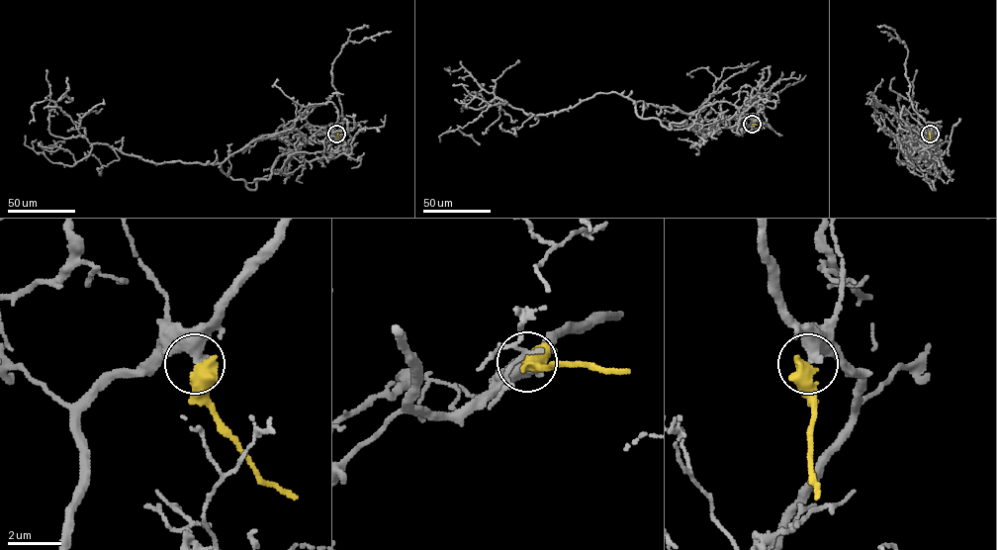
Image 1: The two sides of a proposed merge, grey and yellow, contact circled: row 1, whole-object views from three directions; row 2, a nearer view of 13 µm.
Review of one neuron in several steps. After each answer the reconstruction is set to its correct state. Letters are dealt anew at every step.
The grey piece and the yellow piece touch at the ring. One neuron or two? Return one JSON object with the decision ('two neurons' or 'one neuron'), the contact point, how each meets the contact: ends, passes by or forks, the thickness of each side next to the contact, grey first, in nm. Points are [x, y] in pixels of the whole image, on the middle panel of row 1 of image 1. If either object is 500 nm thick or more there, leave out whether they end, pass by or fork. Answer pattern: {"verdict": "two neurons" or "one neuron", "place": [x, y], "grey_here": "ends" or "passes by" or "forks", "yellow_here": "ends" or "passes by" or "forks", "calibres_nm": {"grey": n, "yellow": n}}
{"verdict": "two neurons", "place": [752, 124], "calibres_nm": {"grey": 500, "yellow": 600}}

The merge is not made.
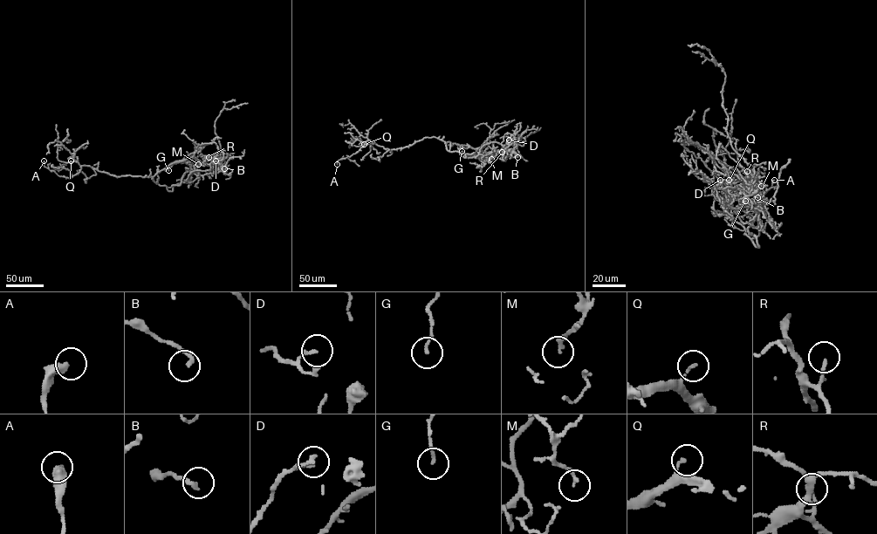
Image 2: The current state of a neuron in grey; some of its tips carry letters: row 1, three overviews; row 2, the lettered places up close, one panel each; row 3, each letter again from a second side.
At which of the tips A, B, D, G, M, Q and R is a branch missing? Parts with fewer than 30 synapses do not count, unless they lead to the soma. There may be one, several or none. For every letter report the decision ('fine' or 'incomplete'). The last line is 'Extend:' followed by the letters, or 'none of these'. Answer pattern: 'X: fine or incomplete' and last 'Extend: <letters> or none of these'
A: fine
B: fine
D: fine
G: fine
M: fine
Q: fine
R: fine
Extend: none of these

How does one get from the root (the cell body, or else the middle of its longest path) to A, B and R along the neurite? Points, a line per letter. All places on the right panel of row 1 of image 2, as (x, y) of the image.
A: (731, 194), (724, 214), (714, 215), (737, 208), (741, 197), (729, 189), (729, 215), (751, 214), (774, 180)
B: (731, 194), (733, 182), (743, 177), (756, 184), (762, 200), (757, 211), (743, 205), (750, 194), (757, 197)
R: (731, 194), (731, 185), (741, 177), (751, 181), (759, 194), (749, 188), (745, 181), (747, 171)

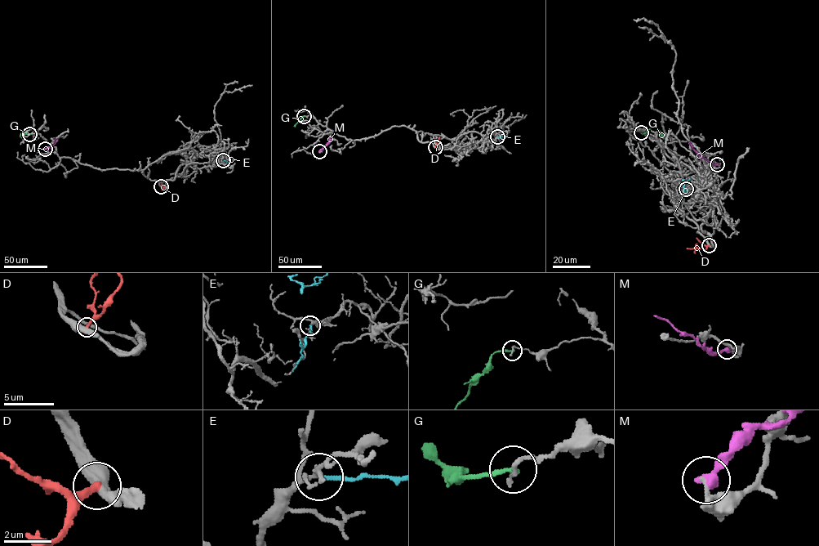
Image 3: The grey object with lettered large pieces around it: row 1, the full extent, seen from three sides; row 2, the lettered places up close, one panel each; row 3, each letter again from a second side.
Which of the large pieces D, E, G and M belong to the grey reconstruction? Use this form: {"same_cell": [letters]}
{"same_cell": []}

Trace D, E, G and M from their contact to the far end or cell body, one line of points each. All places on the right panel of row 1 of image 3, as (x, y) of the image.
D: (709, 245), (705, 249), (687, 248)
E: (687, 189), (685, 193), (684, 182), (690, 178)
G: (642, 132), (656, 127), (664, 139)
M: (717, 164), (702, 158), (688, 141)

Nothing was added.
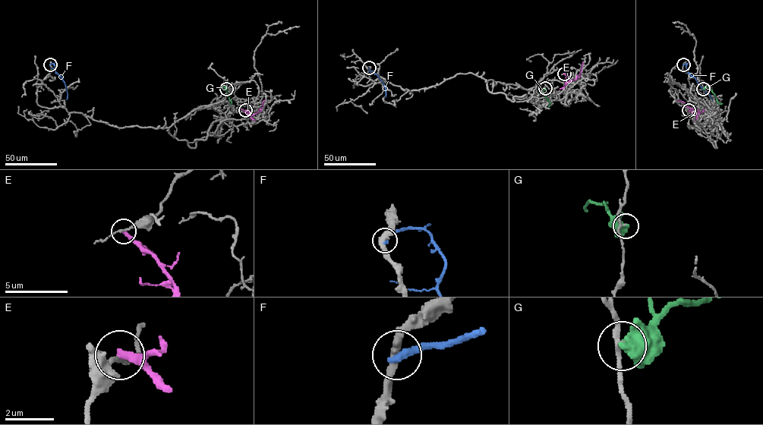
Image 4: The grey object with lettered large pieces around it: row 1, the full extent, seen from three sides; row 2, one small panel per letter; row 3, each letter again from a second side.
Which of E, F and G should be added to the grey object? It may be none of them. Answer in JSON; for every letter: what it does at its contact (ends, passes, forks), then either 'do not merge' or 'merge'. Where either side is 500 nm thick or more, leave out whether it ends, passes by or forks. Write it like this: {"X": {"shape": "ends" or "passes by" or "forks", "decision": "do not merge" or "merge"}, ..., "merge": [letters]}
{"E": {"shape": "ends", "decision": "do not merge"}, "F": {"shape": "ends", "decision": "do not merge"}, "G": {"decision": "do not merge"}, "merge": []}

